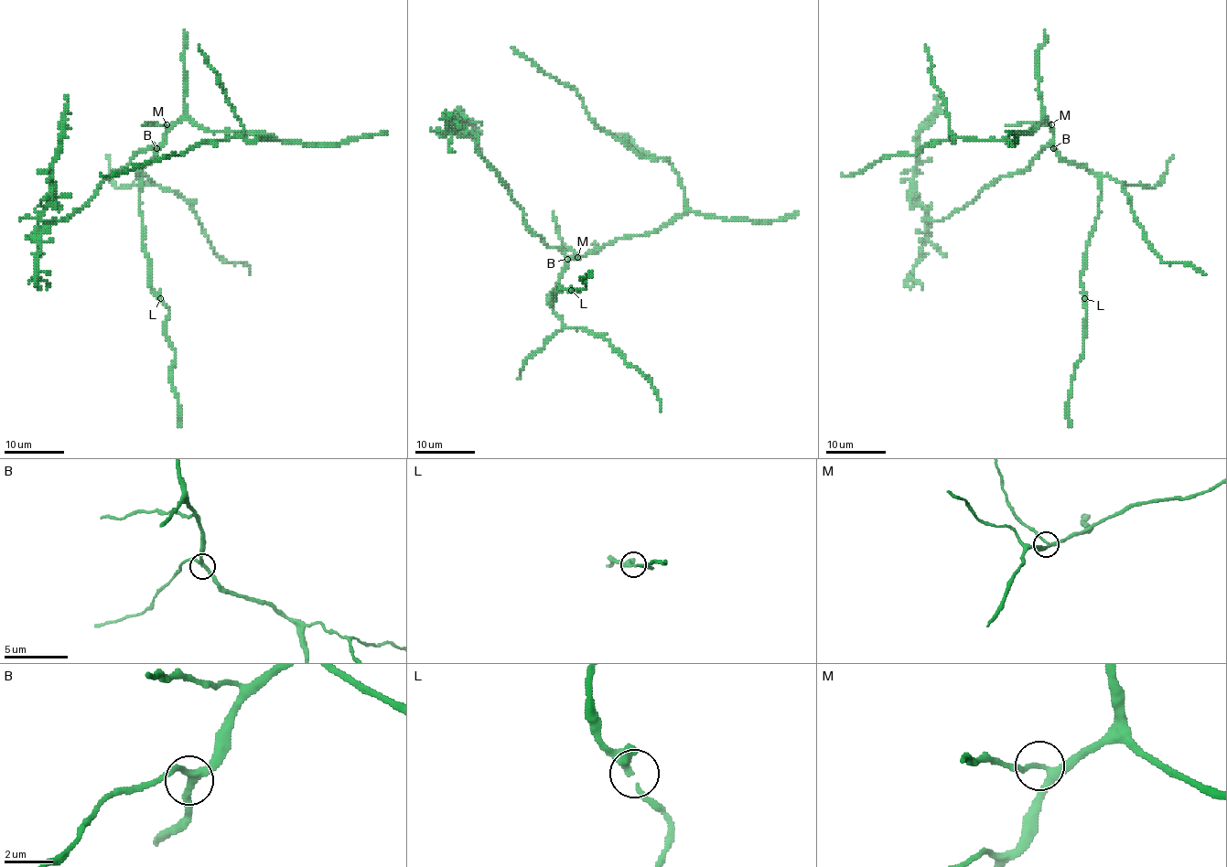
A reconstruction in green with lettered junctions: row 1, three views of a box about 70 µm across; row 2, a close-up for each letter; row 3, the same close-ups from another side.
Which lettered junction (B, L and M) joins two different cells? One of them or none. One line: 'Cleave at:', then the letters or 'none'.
Cleave at: none

